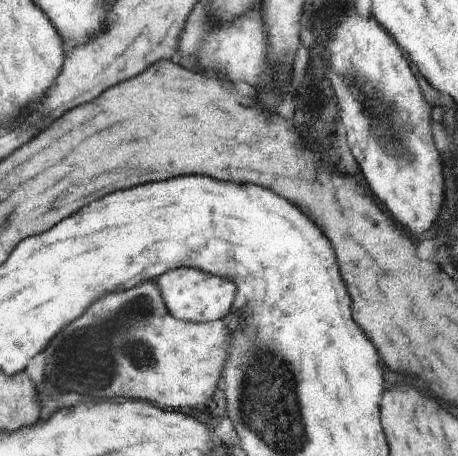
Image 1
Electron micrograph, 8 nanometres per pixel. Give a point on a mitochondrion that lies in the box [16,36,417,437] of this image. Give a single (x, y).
(101, 357)

